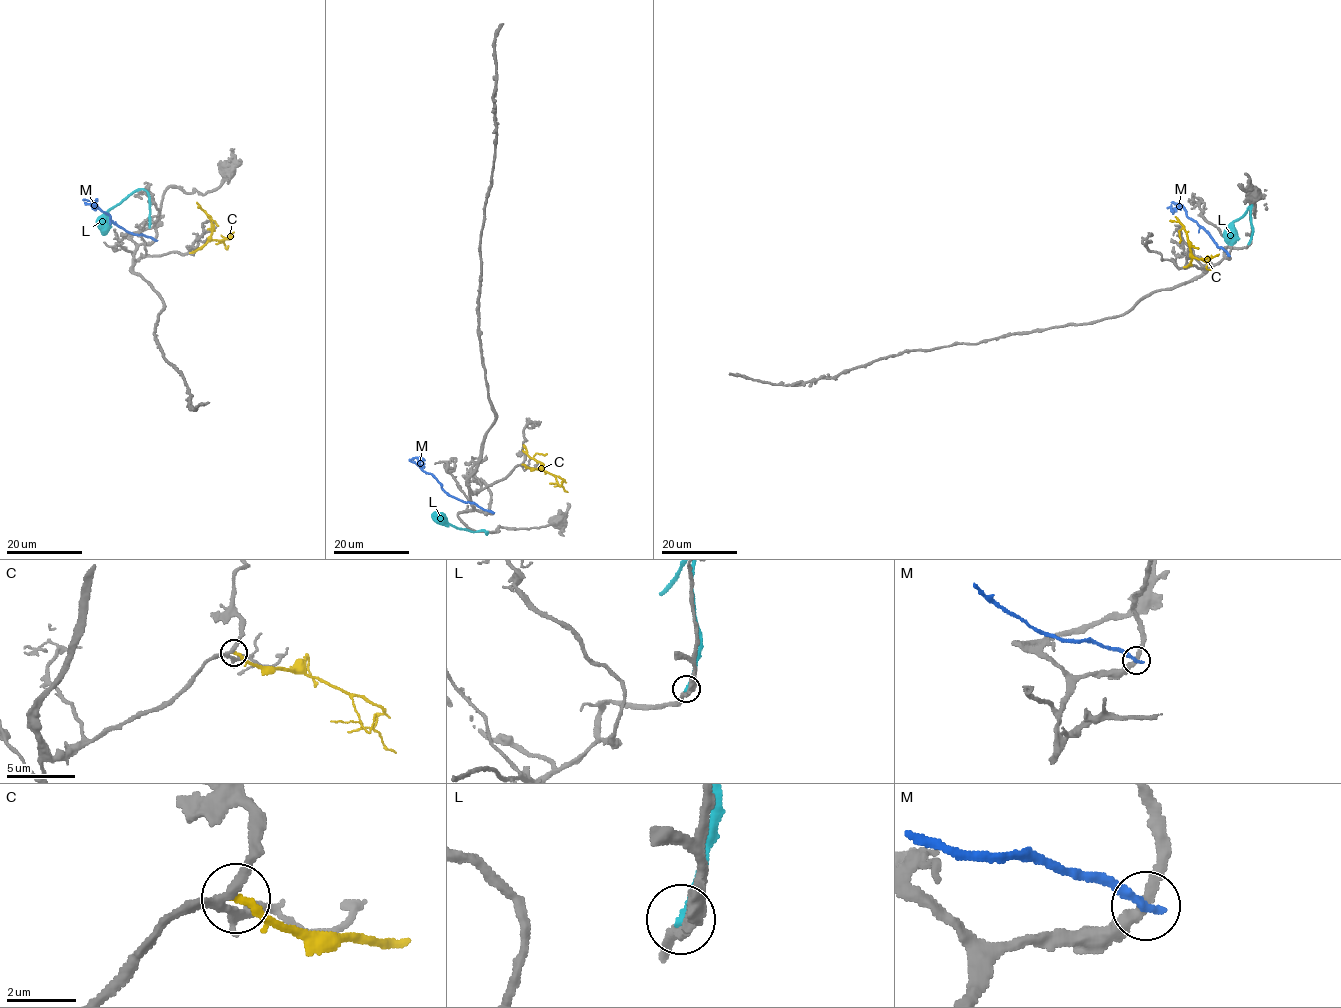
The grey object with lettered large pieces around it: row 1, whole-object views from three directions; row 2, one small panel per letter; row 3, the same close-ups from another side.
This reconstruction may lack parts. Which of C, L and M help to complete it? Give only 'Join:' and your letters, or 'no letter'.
Join: no letter

